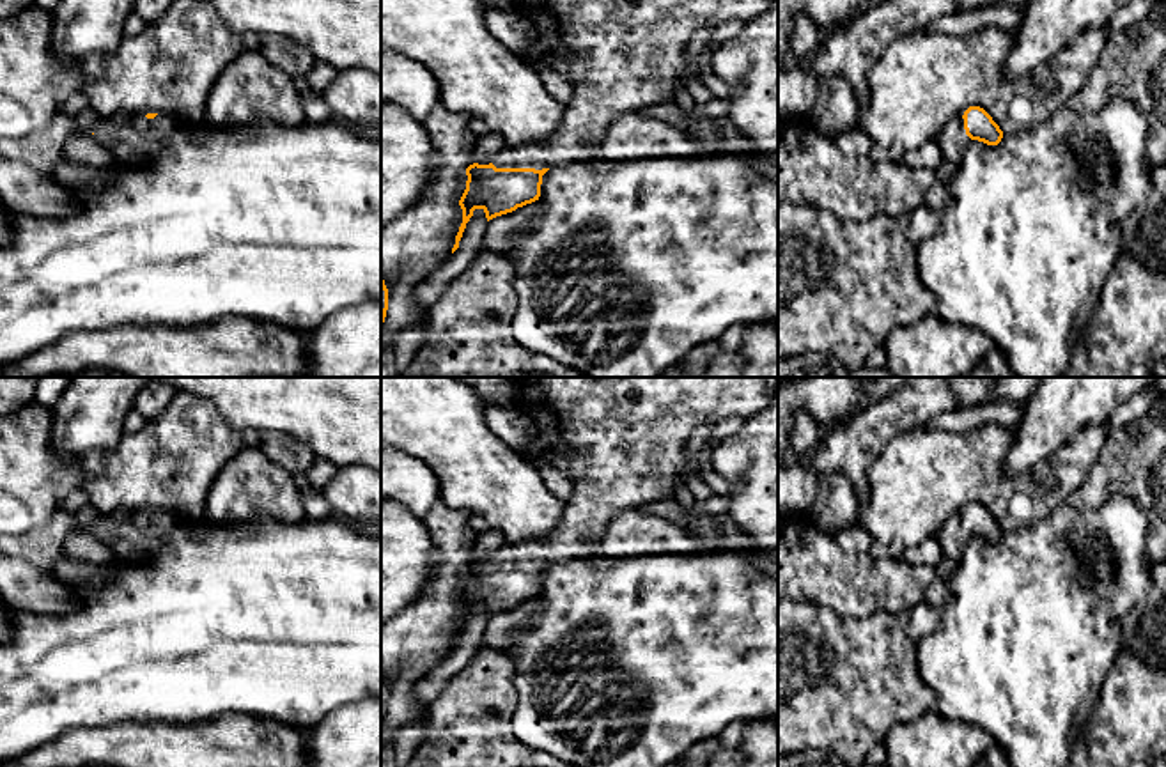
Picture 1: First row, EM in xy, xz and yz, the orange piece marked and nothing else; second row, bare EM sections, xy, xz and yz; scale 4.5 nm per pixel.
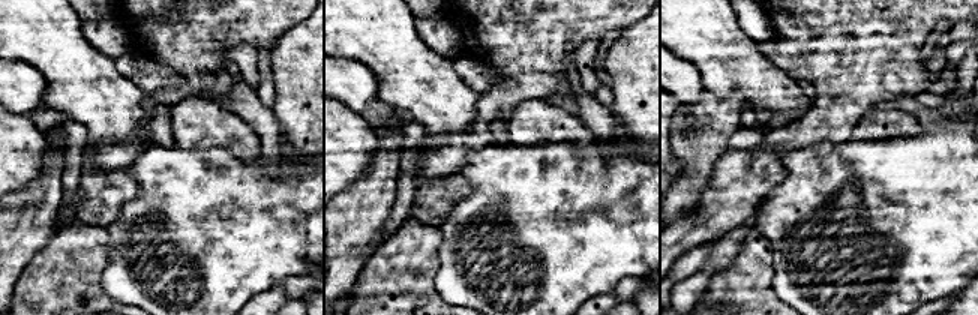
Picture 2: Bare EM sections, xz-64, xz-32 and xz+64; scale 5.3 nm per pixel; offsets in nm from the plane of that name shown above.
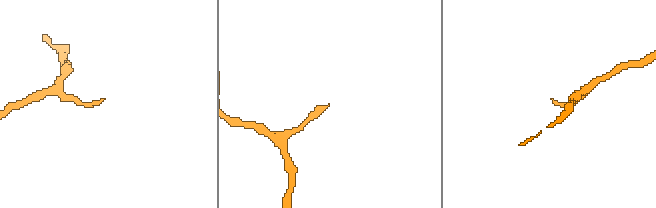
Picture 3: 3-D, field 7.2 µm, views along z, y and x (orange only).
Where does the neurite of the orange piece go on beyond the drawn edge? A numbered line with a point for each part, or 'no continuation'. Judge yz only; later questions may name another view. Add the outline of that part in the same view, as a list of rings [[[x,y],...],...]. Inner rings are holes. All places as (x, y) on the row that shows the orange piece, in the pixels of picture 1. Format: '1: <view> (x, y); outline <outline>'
1: yz (954, 140); outline [[[952,117],[948,124],[944,126],[943,133],[936,138],[943,161],[959,165],[968,143],[969,136],[964,129],[964,119],[962,117]]]

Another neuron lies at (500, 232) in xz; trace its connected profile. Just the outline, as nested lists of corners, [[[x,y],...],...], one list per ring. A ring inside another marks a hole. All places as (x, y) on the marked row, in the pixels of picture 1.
[[[535,200],[489,220],[484,234],[484,248],[505,255],[512,248],[516,236],[526,230],[542,213],[540,202]]]

